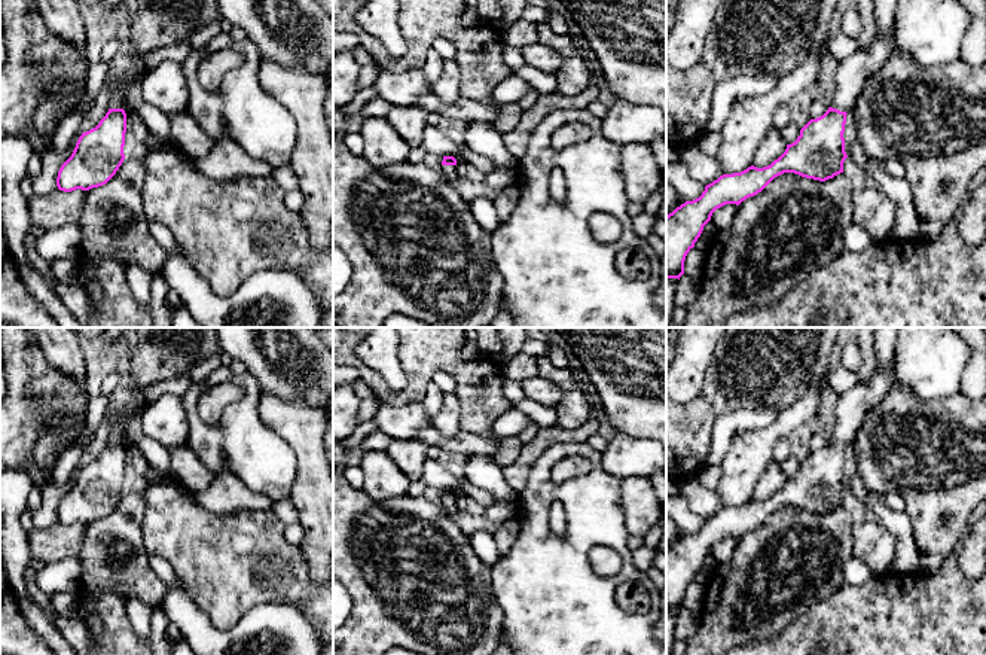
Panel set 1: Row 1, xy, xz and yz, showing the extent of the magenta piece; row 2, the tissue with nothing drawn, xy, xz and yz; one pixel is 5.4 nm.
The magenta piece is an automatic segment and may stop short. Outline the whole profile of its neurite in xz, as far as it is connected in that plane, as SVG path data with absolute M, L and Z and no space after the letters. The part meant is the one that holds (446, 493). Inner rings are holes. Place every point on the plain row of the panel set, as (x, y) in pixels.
M443 490L440 508L451 517L457 514L457 493L454 490Z

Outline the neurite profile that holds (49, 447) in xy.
M52 430L43 432L34 447L34 460L40 469L45 485L52 484L58 458L65 451L64 441Z

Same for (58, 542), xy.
M55 523L49 528L33 528L27 533L27 542L33 564L55 563L68 557L77 557L86 531L86 524L64 525Z

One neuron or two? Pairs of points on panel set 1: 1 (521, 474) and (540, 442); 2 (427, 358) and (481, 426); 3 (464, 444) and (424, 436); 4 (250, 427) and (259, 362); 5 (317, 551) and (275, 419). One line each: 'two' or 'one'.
1: one
2: one
3: one
4: two
5: one

